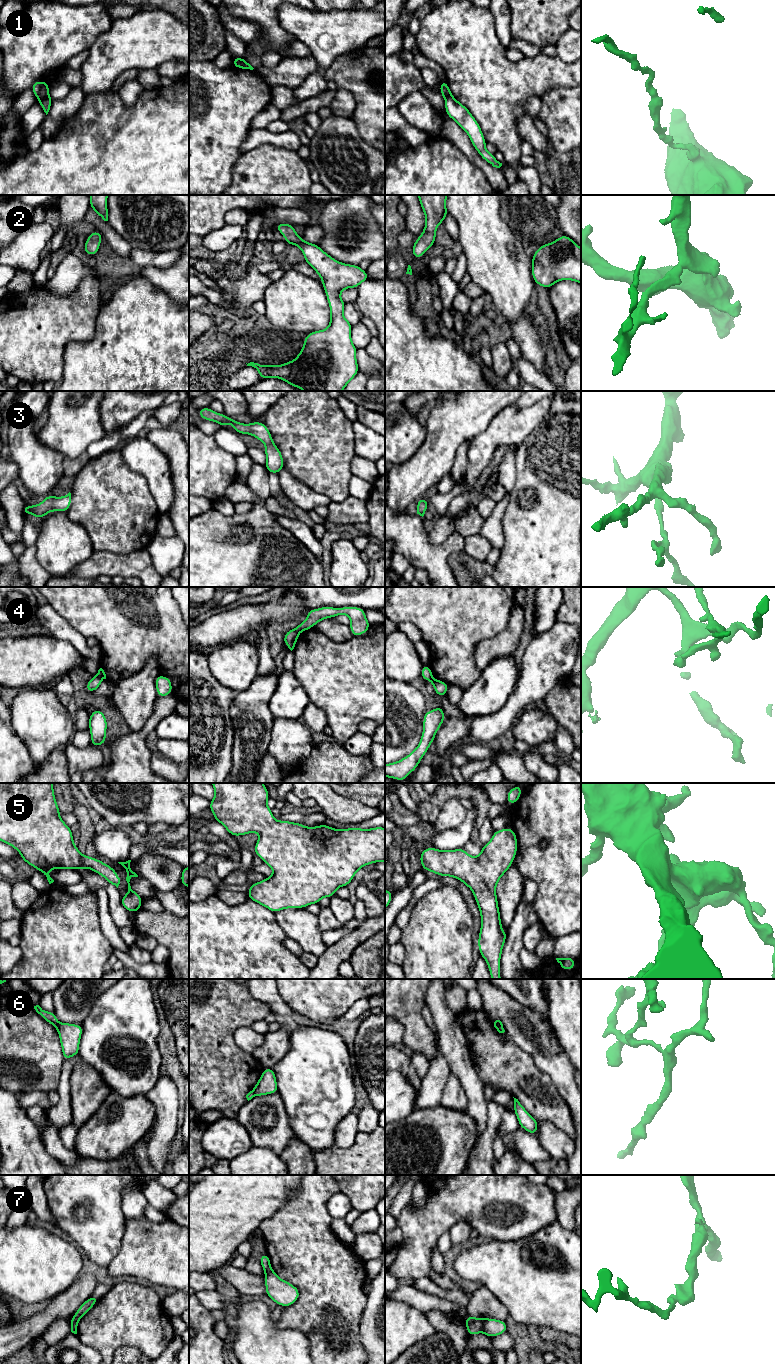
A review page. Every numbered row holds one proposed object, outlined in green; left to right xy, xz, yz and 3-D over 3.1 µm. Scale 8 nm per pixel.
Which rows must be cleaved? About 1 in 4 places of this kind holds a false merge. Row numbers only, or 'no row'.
1, 4, 6, 7

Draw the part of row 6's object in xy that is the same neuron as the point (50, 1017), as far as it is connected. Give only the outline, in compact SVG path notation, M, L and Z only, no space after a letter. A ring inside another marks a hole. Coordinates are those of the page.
M39 1005L34 1006L34 1009L36 1010L36 1012L48 1023L50 1023L51 1025L53 1025L55 1028L57 1028L59 1022L57 1020L57 1017L54 1013L54 1011L52 1012L47 1012L45 1010L43 1010Z

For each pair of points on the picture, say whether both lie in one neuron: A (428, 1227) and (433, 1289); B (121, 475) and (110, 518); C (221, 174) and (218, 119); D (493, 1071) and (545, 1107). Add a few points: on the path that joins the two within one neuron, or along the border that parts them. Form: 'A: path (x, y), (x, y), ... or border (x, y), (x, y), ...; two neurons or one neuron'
A: border (428, 1275), (410, 1281); two neurons
B: path (112, 486), (112, 507); one neuron
C: path (217, 160), (217, 133); one neuron
D: path (506, 1071), (532, 1095); one neuron

